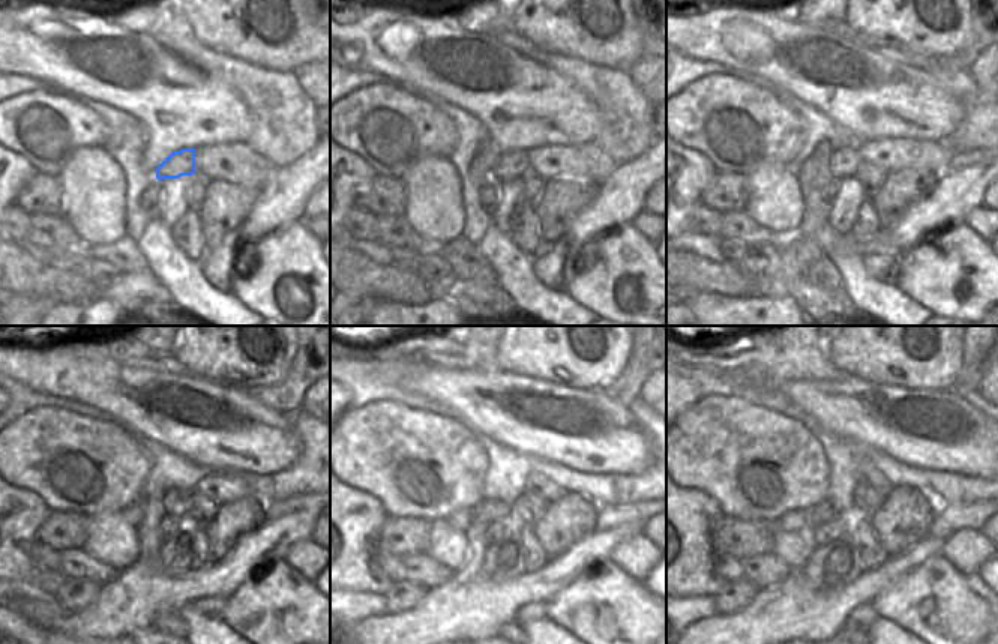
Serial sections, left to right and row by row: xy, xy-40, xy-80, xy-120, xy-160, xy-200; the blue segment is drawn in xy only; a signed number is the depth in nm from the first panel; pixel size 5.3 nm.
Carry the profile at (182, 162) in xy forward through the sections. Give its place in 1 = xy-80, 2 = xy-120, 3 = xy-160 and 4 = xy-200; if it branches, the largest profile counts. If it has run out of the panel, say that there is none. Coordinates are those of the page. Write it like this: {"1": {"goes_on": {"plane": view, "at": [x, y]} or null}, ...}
{"1": {"goes_on": {"plane": "xy-80", "at": [844, 162]}}, "2": {"goes_on": {"plane": "xy-120", "at": [176, 503]}}, "3": {"goes_on": {"plane": "xy-160", "at": [488, 511]}}, "4": {"goes_on": {"plane": "xy-200", "at": [823, 512]}}}

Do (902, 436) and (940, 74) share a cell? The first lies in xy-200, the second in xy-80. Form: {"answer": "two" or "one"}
{"answer": "two"}

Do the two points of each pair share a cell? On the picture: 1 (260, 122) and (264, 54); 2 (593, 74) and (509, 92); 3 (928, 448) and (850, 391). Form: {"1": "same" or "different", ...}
{"1": "different", "2": "different", "3": "same"}

